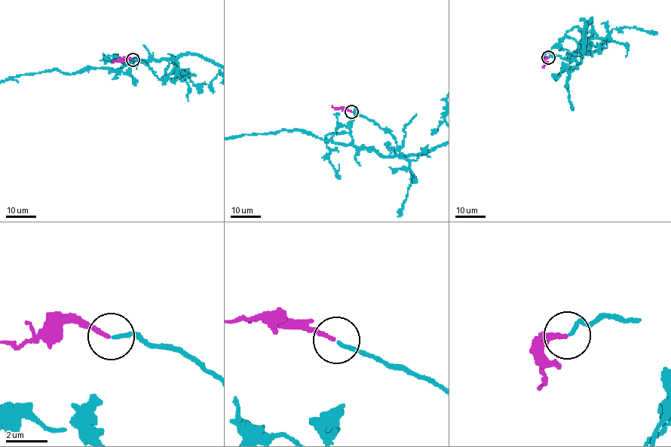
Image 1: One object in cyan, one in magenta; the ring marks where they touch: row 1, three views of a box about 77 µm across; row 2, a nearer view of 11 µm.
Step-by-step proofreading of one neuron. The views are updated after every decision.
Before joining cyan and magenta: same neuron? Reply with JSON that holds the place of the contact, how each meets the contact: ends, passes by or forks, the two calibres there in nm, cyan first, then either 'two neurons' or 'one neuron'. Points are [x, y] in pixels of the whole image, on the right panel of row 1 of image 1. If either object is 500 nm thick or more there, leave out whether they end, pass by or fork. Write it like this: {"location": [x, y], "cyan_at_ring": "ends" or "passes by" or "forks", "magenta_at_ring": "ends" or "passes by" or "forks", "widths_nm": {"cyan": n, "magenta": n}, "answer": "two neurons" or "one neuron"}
{"location": [548, 57], "cyan_at_ring": "ends", "magenta_at_ring": "ends", "widths_nm": {"cyan": 180, "magenta": 190}, "answer": "one neuron"}

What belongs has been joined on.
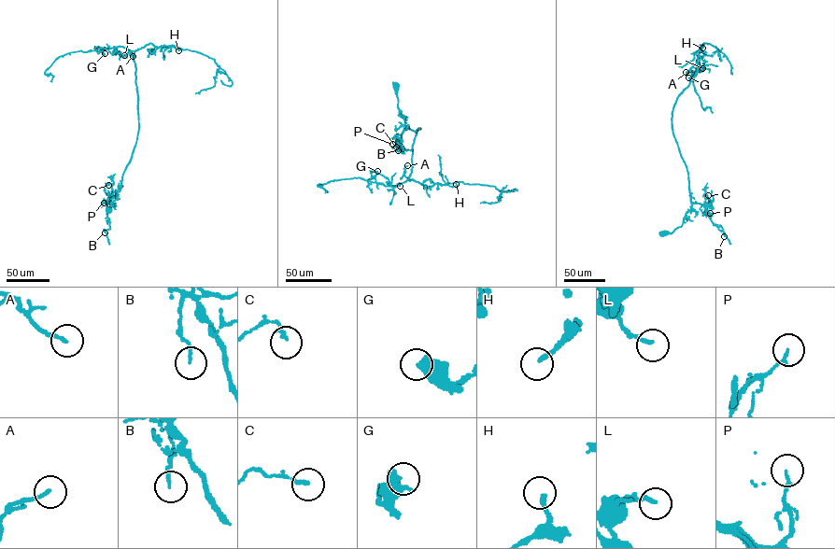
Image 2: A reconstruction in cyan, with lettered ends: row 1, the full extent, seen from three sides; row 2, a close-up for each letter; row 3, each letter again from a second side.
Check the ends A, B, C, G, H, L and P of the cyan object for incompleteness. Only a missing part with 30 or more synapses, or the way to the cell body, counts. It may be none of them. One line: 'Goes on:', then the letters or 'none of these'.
Goes on: none of these

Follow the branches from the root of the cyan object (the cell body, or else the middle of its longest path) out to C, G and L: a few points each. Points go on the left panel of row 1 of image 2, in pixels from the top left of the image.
C: (108, 210), (118, 191), (106, 194), (105, 187), (108, 185)
G: (108, 210), (134, 147), (139, 122), (132, 53), (118, 46), (104, 48), (105, 53)
L: (108, 210), (120, 189), (138, 130), (135, 63), (131, 51), (118, 46), (117, 51), (124, 55)

